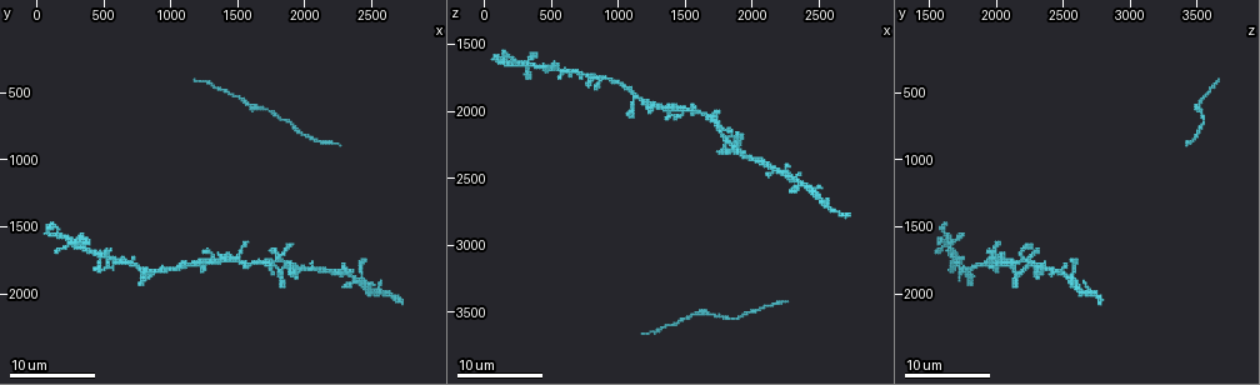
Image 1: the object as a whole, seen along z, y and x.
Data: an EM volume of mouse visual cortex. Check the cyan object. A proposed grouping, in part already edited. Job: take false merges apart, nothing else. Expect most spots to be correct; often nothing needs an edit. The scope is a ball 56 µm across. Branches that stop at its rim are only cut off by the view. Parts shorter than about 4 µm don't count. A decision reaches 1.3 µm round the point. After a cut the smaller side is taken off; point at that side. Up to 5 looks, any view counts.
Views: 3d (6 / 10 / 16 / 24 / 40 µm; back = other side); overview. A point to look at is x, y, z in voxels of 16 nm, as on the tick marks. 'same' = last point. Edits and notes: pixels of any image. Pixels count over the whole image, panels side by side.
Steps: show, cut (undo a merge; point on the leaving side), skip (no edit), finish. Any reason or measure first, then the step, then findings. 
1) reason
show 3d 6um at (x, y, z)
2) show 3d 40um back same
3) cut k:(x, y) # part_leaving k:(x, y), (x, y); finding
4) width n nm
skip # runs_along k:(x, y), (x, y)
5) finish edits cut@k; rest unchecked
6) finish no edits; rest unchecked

side arm on a straight run
show 3d 10um at (880, 1820, 1740)

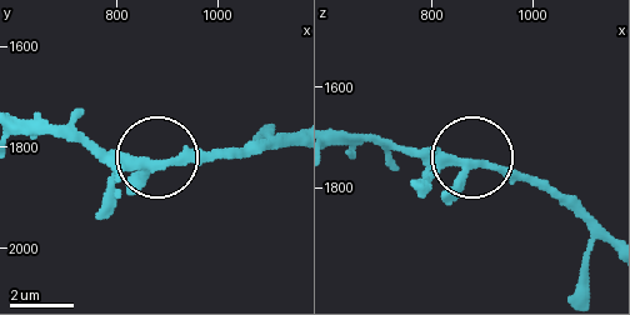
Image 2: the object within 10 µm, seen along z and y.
arms 3
skip # runs_along 2:(291, 133), (170, 159), (105, 159), (84, 145); all the same neuron

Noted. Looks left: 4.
show 3d 10um at (1780, 1780, 2140)

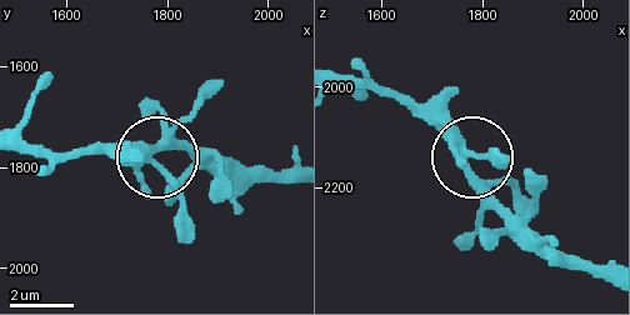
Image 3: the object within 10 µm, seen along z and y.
width 310 nm
skip # one neuron here

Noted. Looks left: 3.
branch point
show 3d 6um at (2320, 1860, 2500)

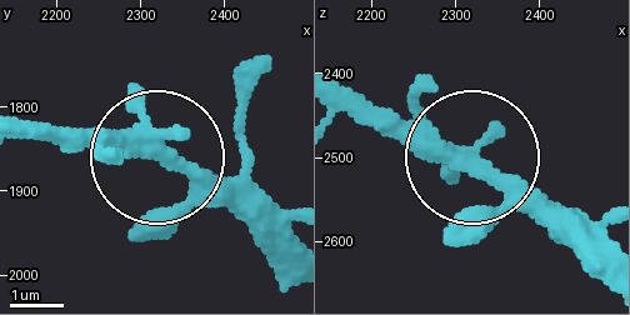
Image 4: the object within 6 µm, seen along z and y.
side_arm 45 um; arms 3
skip # one neuron here

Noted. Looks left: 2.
finish no edits; rest unchecked

